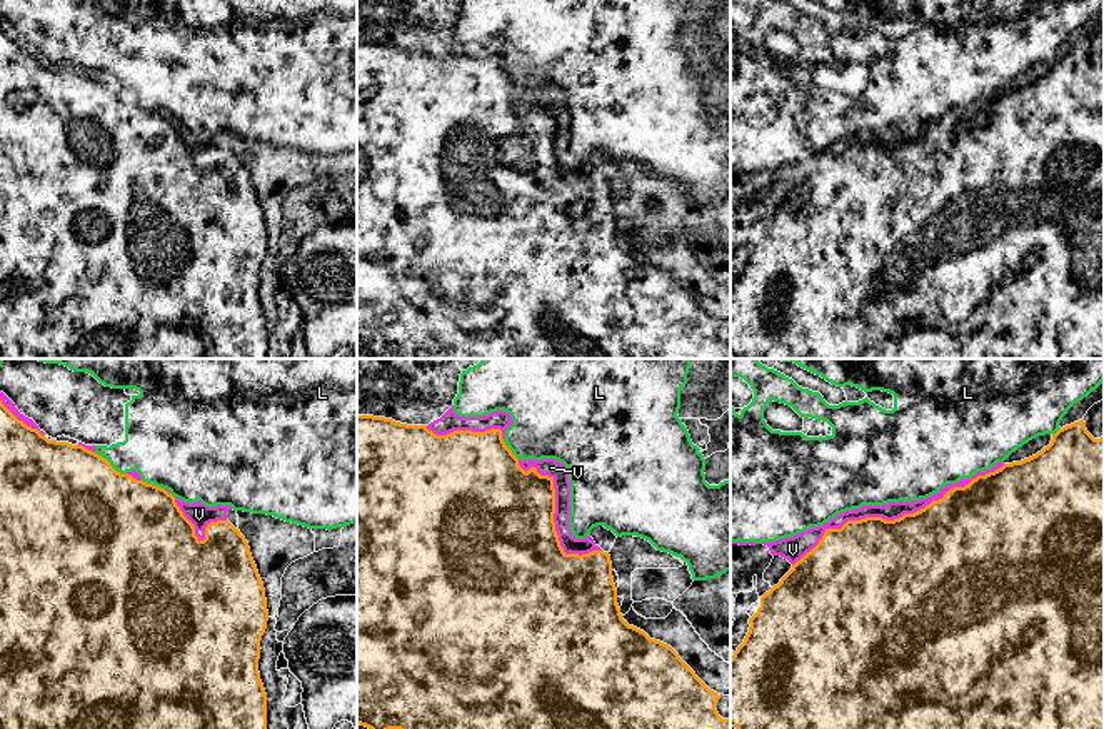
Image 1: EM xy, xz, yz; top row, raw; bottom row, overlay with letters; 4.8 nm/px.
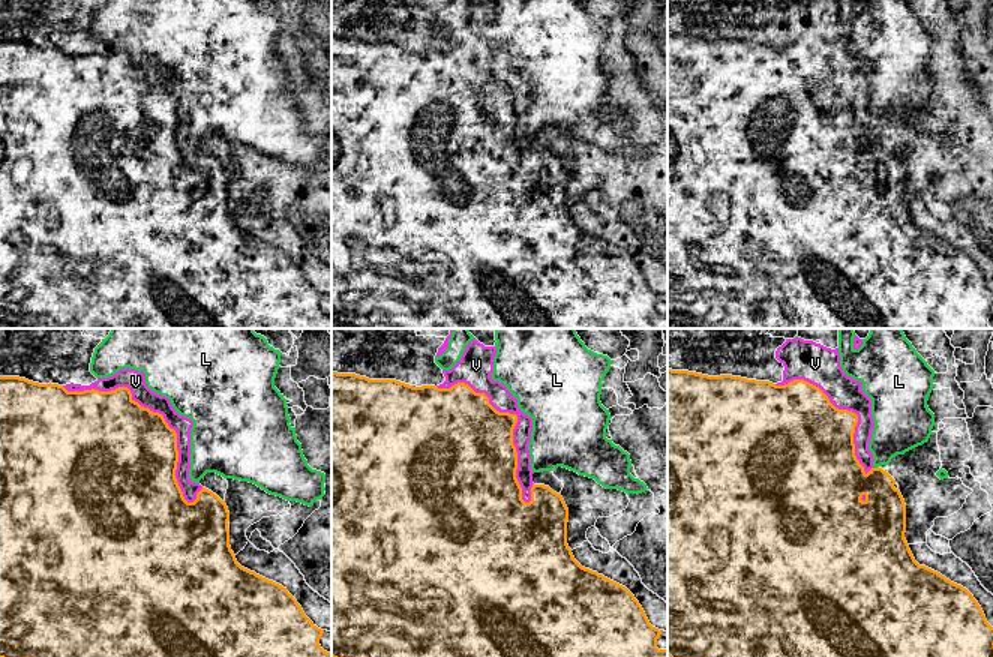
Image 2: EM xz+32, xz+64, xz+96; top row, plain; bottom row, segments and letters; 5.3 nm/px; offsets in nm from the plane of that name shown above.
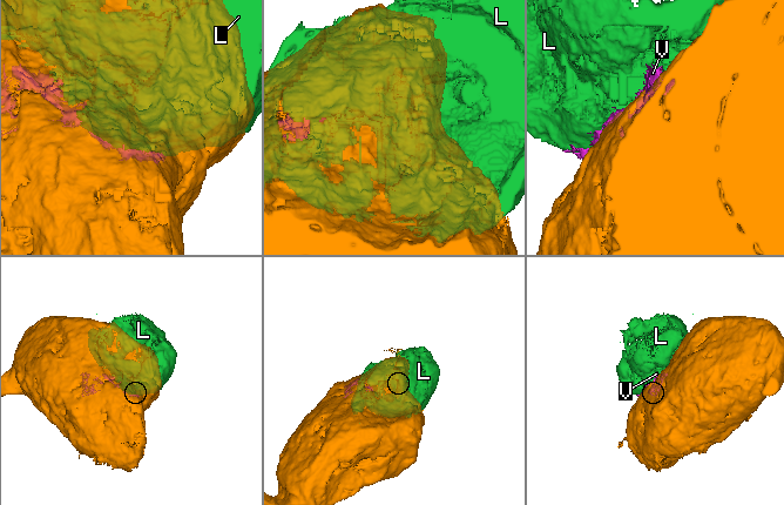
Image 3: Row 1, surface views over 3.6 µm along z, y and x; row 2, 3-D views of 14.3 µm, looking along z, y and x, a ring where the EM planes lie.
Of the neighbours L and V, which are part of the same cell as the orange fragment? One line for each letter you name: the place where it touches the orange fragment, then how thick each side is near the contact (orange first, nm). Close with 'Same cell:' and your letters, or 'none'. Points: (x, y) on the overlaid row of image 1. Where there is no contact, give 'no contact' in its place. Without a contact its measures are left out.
Same cell: none

